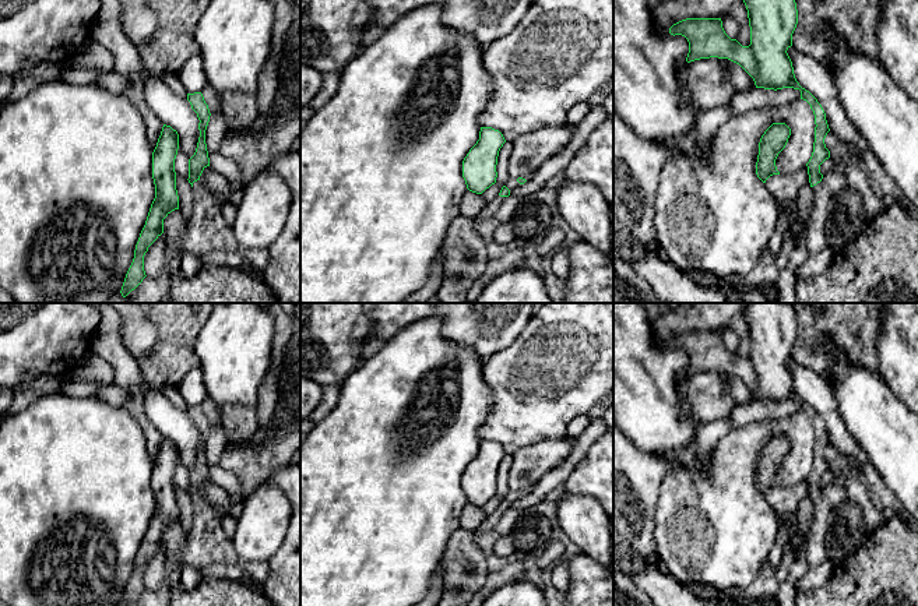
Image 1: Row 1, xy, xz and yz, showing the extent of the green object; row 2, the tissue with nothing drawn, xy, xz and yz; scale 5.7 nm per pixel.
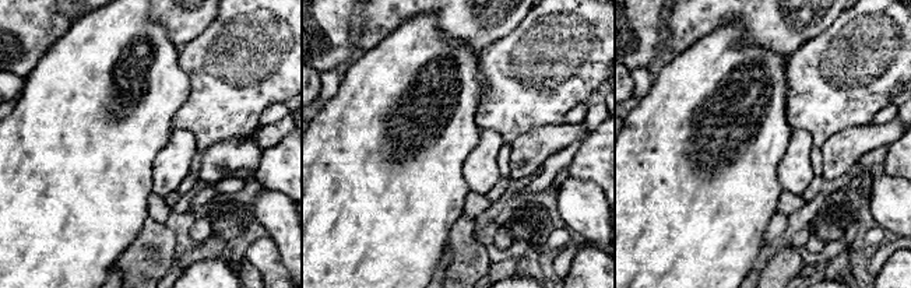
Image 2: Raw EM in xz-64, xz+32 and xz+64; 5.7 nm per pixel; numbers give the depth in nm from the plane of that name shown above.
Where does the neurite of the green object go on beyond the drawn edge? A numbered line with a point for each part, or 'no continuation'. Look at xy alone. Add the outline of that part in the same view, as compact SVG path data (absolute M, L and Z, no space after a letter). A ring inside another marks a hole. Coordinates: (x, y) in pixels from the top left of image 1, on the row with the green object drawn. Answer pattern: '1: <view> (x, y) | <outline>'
no continuation

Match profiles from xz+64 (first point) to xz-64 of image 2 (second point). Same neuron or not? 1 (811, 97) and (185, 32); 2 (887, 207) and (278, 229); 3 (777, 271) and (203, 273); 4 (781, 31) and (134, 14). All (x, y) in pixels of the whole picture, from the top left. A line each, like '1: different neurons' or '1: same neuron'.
1: different neurons
2: same neuron
3: different neurons
4: different neurons

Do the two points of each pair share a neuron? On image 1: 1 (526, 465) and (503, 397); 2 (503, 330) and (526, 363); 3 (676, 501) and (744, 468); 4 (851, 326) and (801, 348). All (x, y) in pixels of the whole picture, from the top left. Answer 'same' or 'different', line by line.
1: different
2: different
3: same
4: same

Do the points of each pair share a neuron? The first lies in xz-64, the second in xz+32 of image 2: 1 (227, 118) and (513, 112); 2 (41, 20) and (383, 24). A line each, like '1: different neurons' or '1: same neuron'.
1: same neuron
2: different neurons

